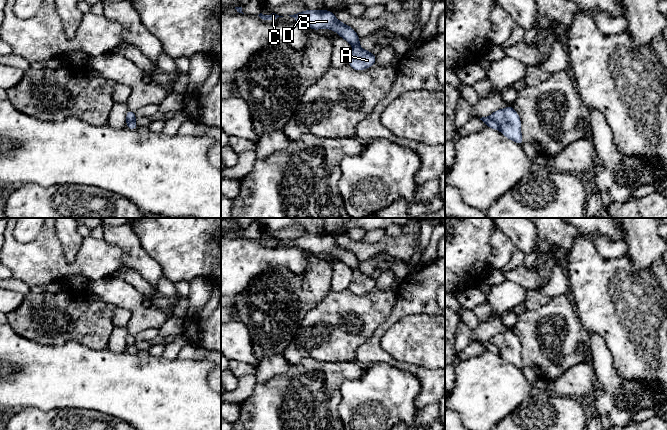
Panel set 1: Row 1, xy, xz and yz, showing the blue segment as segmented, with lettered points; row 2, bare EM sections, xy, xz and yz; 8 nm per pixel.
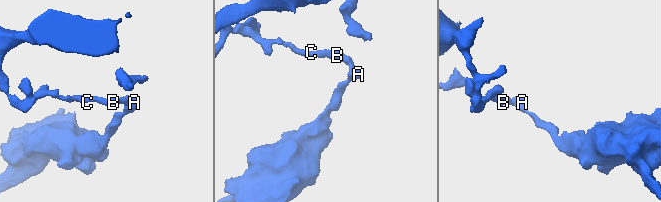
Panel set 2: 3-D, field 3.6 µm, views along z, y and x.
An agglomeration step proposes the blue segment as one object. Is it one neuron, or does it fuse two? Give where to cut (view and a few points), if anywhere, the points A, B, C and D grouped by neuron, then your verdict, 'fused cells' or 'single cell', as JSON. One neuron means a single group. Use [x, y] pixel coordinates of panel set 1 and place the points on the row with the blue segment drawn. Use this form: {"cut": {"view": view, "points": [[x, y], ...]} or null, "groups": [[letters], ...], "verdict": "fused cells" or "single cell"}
{"cut": {"view": "yz", "points": [[489, 117], [498, 124], [499, 129]]}, "groups": [["A"], ["B", "C", "D"]], "verdict": "fused cells"}

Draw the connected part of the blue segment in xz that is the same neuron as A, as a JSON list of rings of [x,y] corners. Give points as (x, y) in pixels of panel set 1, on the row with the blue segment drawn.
[[[352,45],[352,56],[348,65],[357,71],[362,71],[373,66],[376,63],[376,55],[370,51],[365,51],[360,45]]]

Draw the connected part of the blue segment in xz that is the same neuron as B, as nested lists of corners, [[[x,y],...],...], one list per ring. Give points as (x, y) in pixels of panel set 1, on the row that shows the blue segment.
[[[305,10],[289,16],[313,30],[332,29],[351,45],[359,45],[360,38],[353,28],[339,21],[329,10]]]

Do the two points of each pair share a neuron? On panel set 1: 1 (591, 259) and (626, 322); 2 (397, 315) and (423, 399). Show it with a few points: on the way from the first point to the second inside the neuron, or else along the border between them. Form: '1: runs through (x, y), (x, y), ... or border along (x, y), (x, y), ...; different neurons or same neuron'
1: runs through (591, 275), (620, 306); same neuron
2: runs through (377, 339), (377, 349), (386, 358), (419, 374); same neuron

